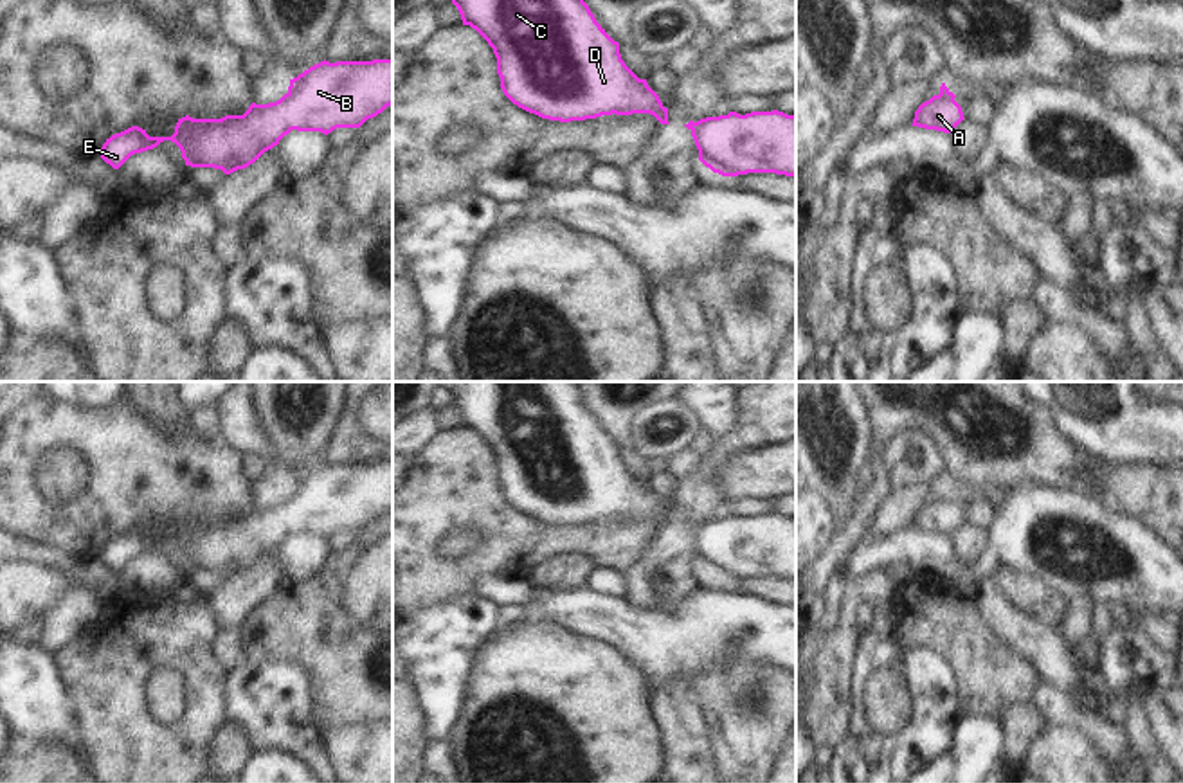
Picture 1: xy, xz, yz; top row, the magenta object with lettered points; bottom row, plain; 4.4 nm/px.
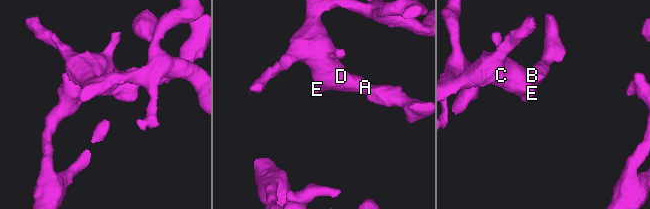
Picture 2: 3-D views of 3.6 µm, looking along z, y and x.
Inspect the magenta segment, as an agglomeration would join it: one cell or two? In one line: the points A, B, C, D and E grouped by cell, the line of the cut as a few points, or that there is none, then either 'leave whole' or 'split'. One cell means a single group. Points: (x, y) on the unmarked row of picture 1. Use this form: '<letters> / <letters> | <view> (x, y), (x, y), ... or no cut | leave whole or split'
A B C D E | no cut | leave whole

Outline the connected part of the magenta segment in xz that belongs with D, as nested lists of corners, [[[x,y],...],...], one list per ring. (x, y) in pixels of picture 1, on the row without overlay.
[[[439,382],[454,398],[463,428],[475,432],[493,452],[504,499],[542,522],[571,526],[601,518],[650,517],[668,526],[659,499],[621,463],[619,446],[596,425],[574,382]]]

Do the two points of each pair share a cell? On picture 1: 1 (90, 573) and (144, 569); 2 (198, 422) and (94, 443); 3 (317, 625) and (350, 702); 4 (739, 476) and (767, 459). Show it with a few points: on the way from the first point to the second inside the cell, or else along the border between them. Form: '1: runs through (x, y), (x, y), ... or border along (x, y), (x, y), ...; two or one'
1: border along (116, 573), (121, 585); two
2: border along (189, 427), (204, 441), (218, 440); two
3: runs through (325, 645), (350, 670), (350, 683); one
4: runs through (746, 474), (753, 474), (760, 467); one

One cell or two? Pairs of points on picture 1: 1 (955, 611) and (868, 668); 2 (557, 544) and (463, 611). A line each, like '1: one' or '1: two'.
1: two
2: two

